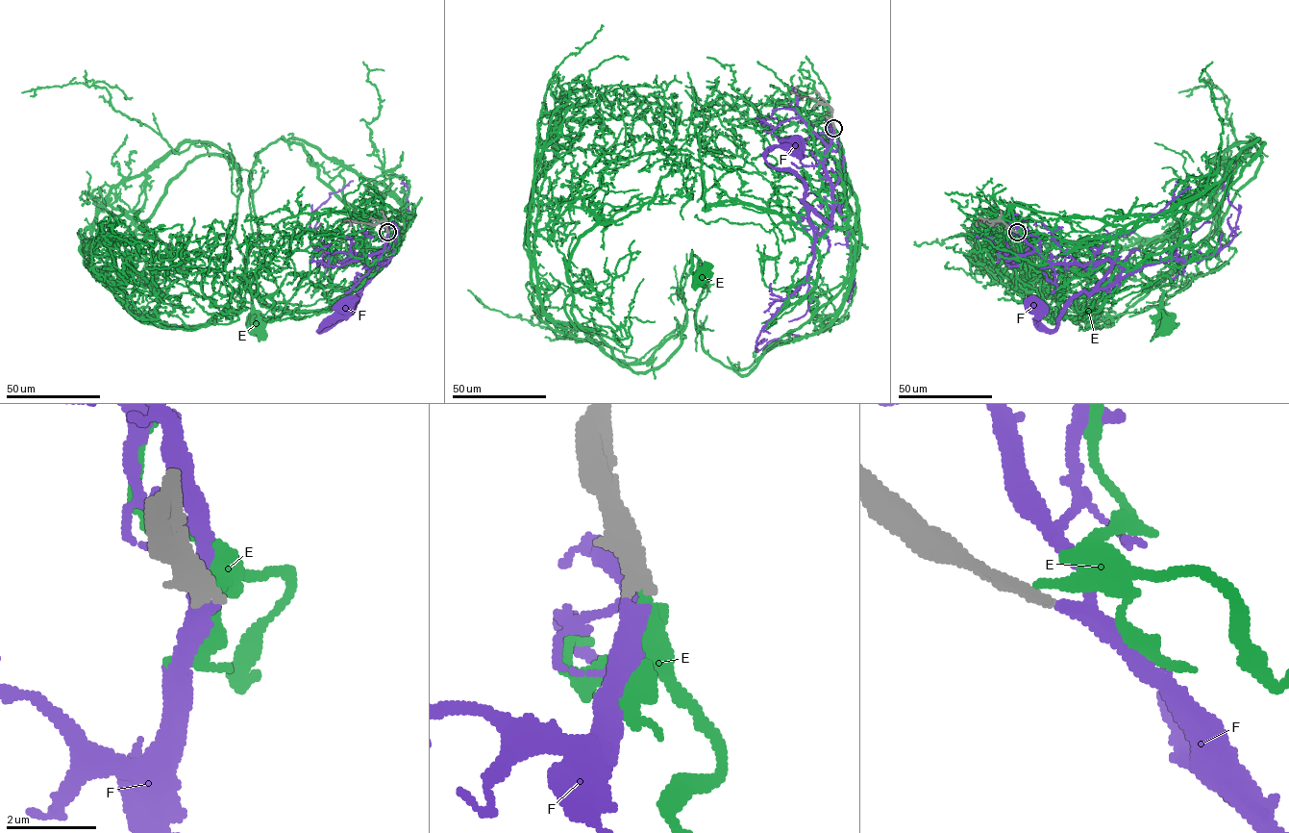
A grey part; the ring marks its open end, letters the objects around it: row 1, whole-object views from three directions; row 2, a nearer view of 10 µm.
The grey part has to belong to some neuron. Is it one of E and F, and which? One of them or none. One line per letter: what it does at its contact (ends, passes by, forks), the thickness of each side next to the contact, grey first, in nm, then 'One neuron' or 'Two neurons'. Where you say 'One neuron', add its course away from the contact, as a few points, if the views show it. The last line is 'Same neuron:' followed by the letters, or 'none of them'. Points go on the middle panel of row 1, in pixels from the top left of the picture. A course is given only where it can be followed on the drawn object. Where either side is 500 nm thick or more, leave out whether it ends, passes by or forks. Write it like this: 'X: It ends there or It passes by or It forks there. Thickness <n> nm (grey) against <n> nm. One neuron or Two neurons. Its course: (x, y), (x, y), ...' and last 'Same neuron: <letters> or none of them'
E: It ends there. Thickness 360 nm (grey) against 260 nm. Two neurons
F: It passes by. Thickness 280 nm (grey) against 240 nm. One neuron. Its course: (834, 128), (823, 164), (830, 222), (805, 202), (796, 174), (765, 160), (793, 142)
Same neuron: F

